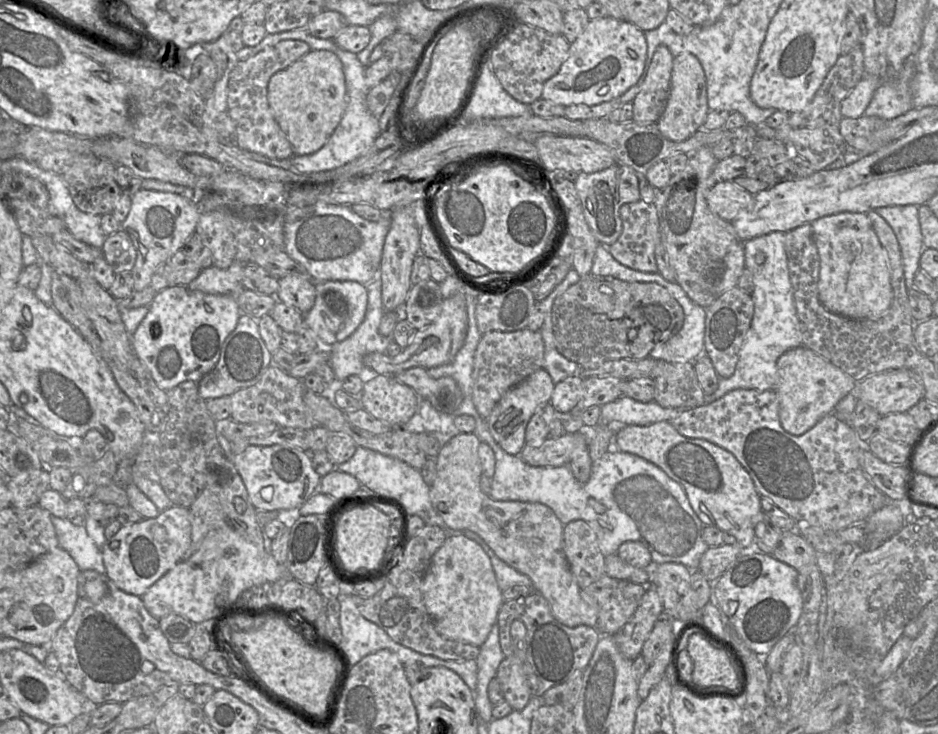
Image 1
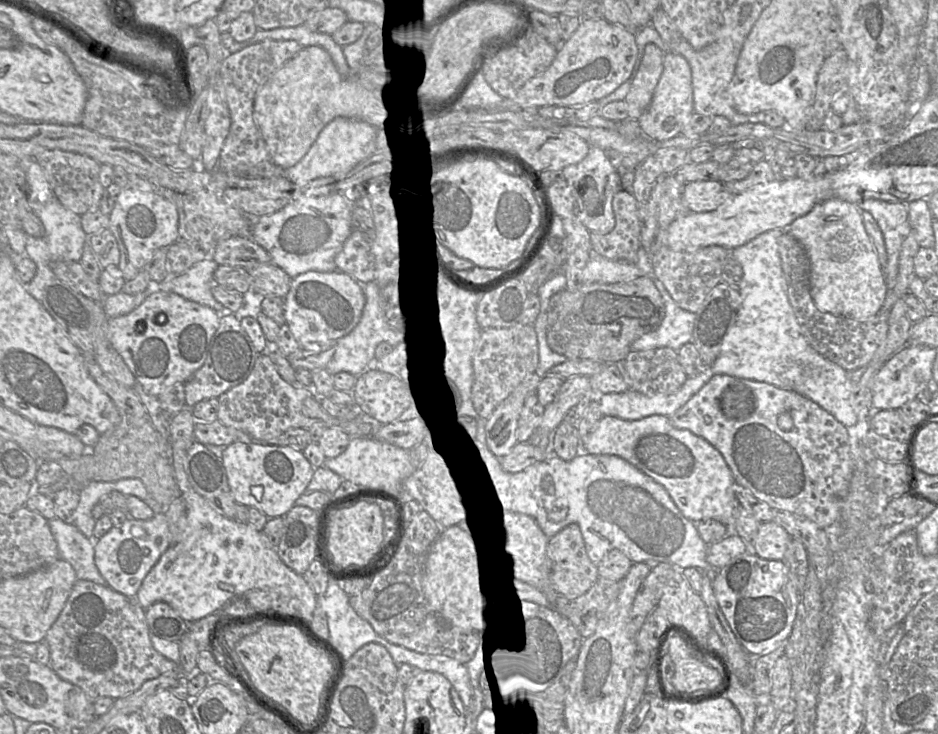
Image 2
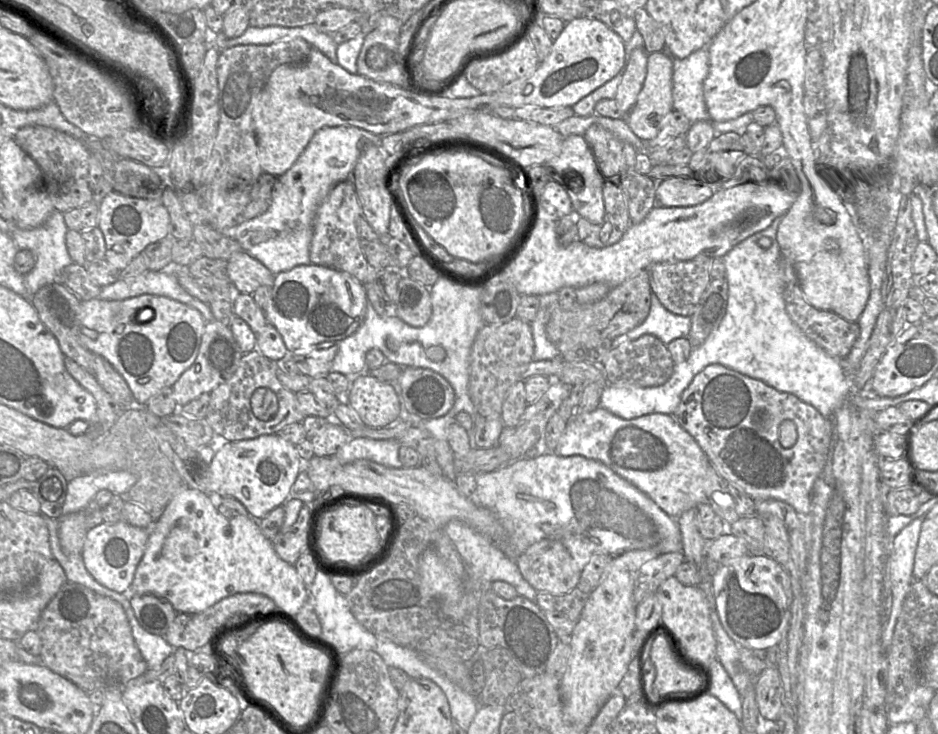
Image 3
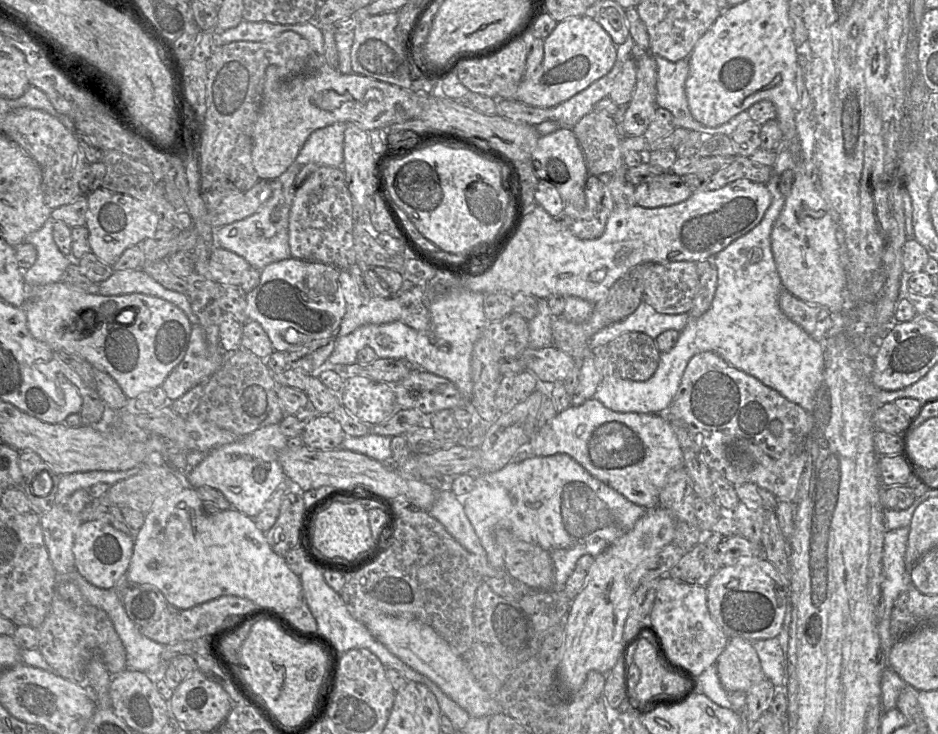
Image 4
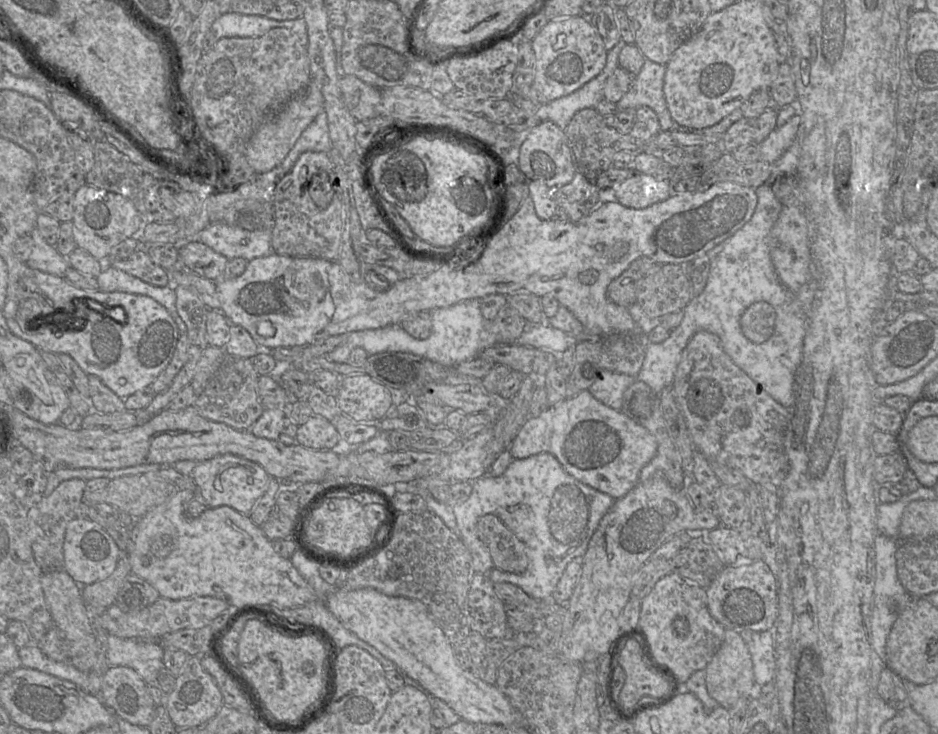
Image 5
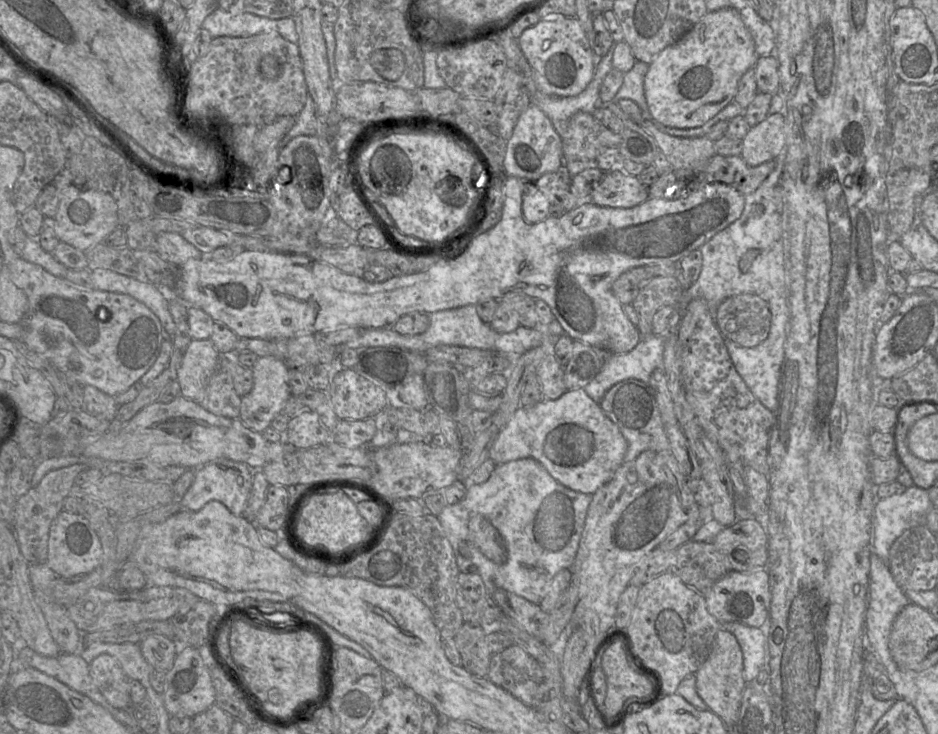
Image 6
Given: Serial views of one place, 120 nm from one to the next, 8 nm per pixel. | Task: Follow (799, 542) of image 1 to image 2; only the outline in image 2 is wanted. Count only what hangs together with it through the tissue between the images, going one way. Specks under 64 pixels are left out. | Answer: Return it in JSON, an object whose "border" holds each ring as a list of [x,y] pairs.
{"border":[[[762,522],[751,542],[755,554],[767,560],[783,560],[789,542],[789,533],[775,522]]]}

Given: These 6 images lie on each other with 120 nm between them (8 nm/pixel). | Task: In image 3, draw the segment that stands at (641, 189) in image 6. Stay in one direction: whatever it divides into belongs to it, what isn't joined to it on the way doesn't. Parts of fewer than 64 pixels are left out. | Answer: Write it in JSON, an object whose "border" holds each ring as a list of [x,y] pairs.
{"border":[[[701,176],[674,180],[662,184],[657,205],[662,207],[690,207],[708,200],[713,190]]]}

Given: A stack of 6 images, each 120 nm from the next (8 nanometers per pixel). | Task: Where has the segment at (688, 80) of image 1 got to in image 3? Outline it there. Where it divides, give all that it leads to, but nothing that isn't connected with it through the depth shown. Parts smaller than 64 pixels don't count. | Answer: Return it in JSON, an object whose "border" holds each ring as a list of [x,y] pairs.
{"border":[[[663,52],[648,53],[647,74],[637,101],[624,118],[632,132],[643,141],[649,141],[657,136],[665,123],[665,117],[674,110],[672,95],[673,63],[671,57]]]}

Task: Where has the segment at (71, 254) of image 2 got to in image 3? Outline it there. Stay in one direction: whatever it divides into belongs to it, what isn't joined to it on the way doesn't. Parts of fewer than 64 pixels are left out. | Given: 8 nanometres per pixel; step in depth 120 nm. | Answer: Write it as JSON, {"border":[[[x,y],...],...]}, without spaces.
{"border":[[[54,210],[44,223],[33,229],[23,230],[11,223],[11,237],[18,249],[30,250],[35,255],[33,269],[24,276],[27,288],[32,295],[41,287],[58,282],[60,272],[73,263],[66,246],[65,237],[68,229],[63,213],[57,210]]]}

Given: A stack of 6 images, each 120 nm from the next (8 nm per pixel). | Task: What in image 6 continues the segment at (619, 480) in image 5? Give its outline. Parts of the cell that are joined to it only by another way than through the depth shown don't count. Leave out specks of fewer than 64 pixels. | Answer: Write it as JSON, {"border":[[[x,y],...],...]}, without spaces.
{"border":[[[584,389],[565,391],[558,399],[545,400],[524,407],[520,406],[497,435],[489,450],[489,459],[496,465],[512,460],[533,458],[540,462],[548,473],[563,486],[577,492],[593,495],[606,484],[624,462],[627,441],[618,427],[604,414],[600,405],[590,398]]]}

